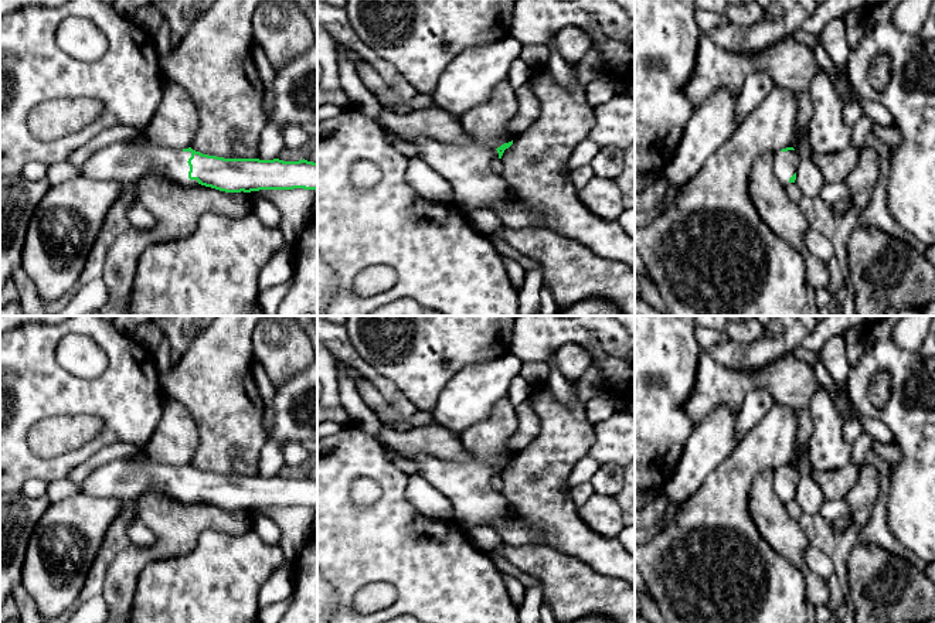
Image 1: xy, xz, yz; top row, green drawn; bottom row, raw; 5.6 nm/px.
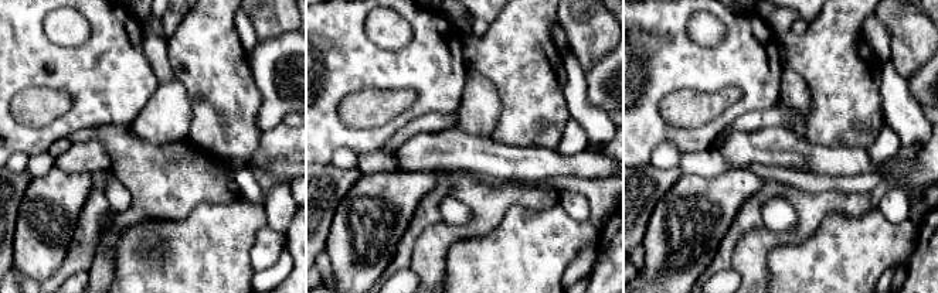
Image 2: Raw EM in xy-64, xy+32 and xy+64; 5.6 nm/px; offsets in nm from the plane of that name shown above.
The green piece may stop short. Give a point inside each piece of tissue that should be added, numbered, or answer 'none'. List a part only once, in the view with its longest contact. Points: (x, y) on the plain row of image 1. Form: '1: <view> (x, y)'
1: xy (123, 480)

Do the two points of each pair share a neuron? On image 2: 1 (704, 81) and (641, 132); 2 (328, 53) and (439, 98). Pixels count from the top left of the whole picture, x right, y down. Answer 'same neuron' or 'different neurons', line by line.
1: same neuron
2: same neuron

